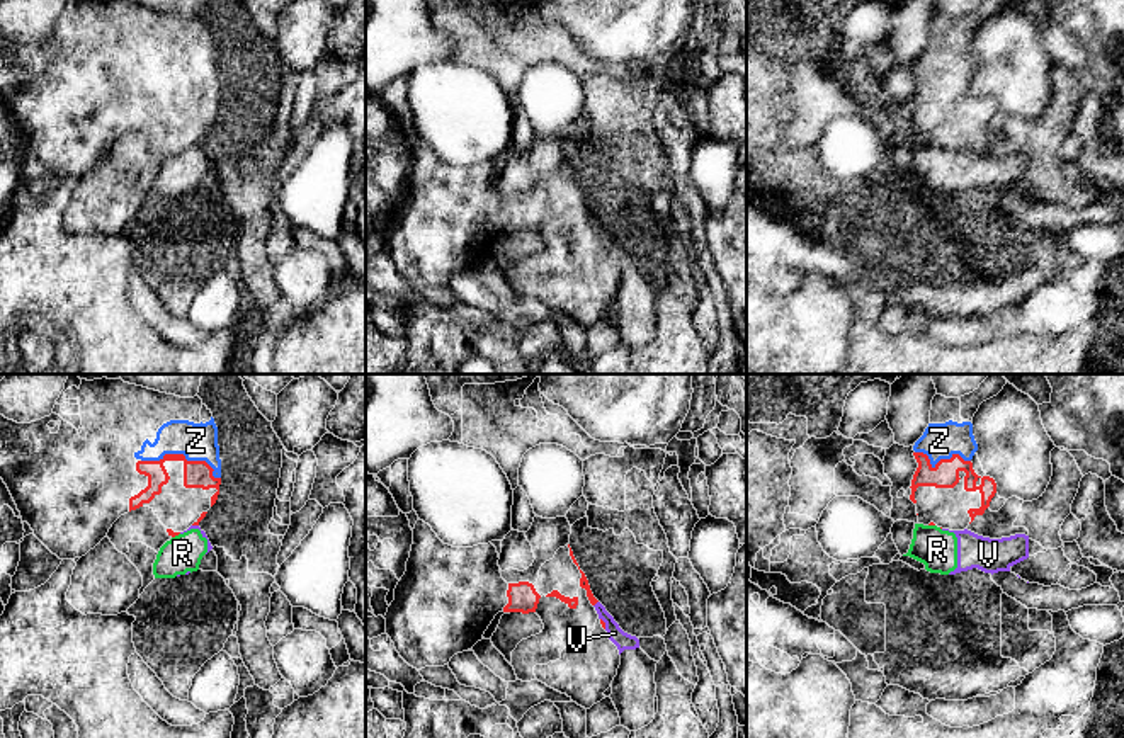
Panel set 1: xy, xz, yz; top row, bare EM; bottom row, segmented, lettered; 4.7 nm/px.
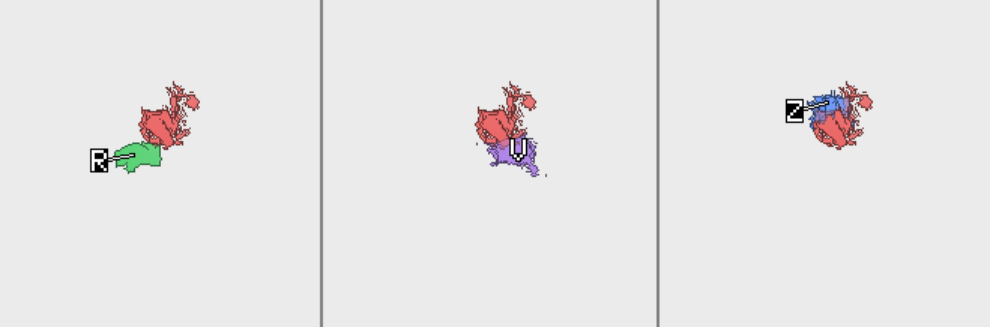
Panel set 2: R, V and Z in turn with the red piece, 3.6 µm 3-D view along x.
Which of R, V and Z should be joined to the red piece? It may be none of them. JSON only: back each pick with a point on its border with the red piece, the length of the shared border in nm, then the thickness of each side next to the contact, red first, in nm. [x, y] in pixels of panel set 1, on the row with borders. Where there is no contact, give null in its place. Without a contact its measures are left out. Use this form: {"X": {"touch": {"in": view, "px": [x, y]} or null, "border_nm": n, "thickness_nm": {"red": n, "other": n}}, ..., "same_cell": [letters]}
{"Z": {"touch": {"in": "xy", "px": [184, 456]}, "border_nm": 380, "thickness_nm": {"red": 130, "other": 180}}, "same_cell": ["Z"]}

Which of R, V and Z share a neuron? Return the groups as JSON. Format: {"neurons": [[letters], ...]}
{"neurons": [["R", "V"], ["Z"]]}

